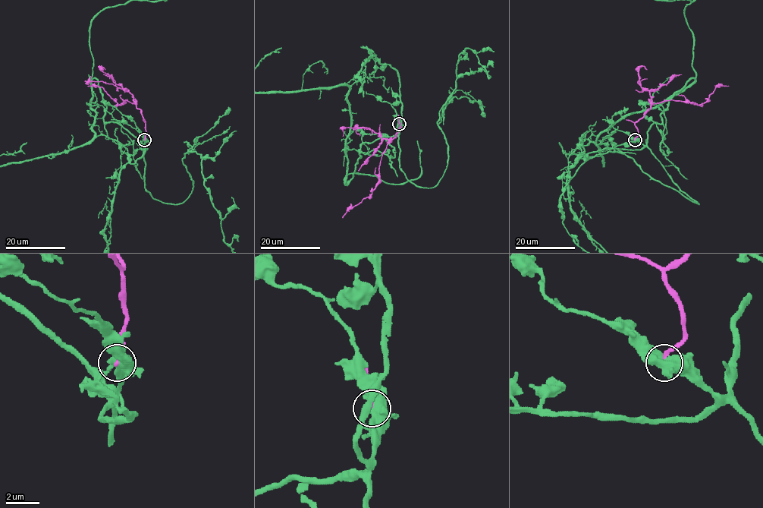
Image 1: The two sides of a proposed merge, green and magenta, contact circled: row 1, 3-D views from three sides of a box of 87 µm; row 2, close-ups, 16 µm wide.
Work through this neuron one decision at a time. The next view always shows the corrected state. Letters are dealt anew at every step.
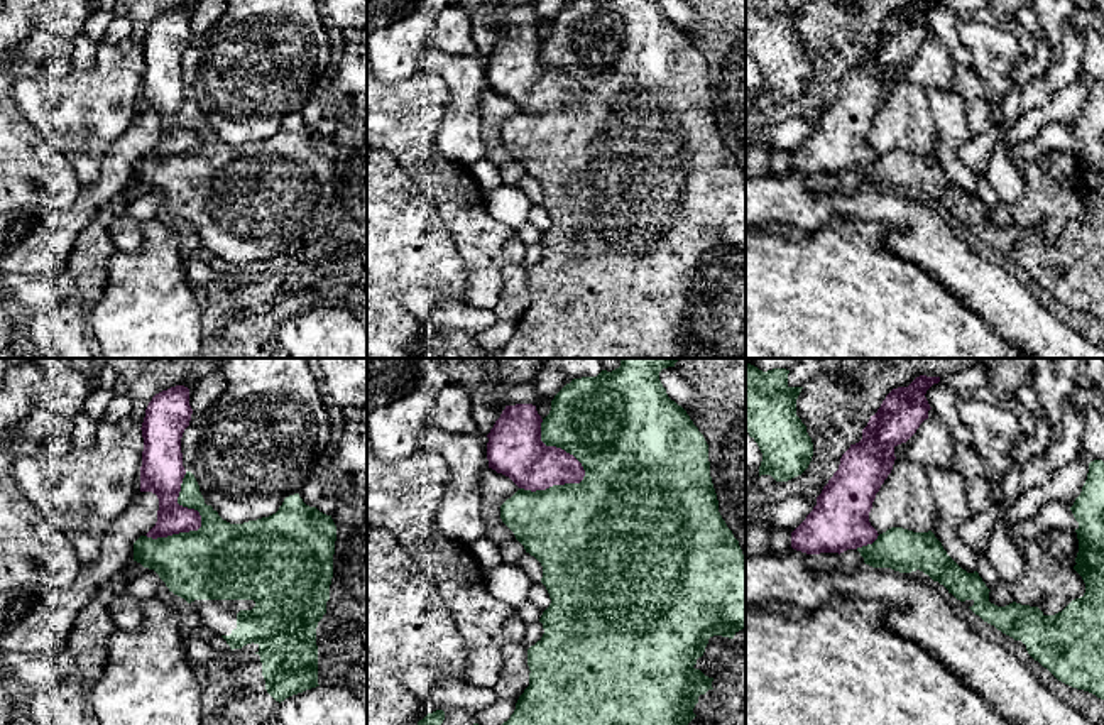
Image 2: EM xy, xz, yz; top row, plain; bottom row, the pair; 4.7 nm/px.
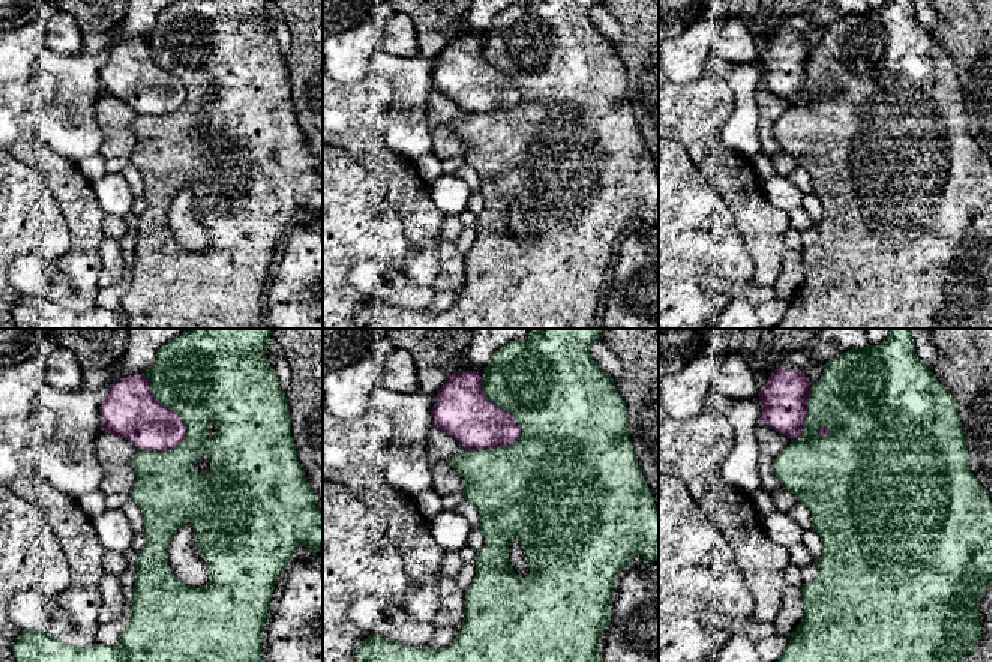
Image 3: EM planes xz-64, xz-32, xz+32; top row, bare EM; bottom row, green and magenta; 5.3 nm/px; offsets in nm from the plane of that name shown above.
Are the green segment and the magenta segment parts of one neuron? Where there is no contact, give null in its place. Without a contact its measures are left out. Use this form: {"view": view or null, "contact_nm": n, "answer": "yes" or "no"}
{"view": "xz", "contact_nm": 360, "answer": "no"}

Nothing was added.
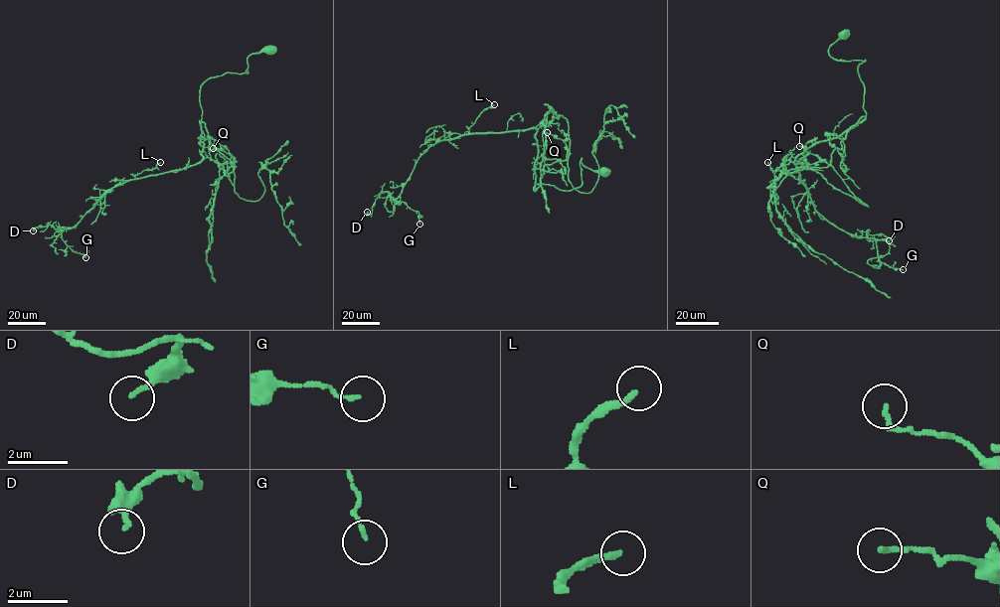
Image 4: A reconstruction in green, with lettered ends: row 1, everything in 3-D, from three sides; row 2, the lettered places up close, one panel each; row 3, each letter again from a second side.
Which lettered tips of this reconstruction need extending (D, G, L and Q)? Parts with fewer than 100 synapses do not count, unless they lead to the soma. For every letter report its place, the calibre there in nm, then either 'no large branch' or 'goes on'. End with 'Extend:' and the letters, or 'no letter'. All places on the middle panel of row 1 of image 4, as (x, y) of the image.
D: at (367, 212); 130 nm thick; no large branch
G: at (419, 224); 120 nm thick; no large branch
L: at (494, 104); 200 nm thick; no large branch
Q: at (547, 132); 150 nm thick; no large branch
Extend: no letter

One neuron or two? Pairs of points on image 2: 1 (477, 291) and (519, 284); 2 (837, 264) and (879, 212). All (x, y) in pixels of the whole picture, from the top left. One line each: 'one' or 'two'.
1: two
2: two

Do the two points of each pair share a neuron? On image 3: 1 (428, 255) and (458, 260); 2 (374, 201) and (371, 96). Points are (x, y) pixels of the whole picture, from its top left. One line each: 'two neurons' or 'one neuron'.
1: two neurons
2: two neurons

